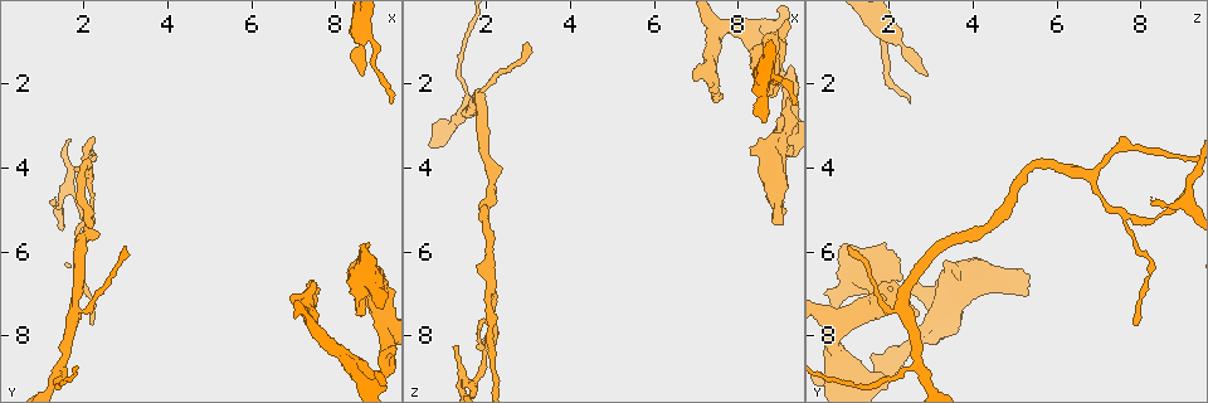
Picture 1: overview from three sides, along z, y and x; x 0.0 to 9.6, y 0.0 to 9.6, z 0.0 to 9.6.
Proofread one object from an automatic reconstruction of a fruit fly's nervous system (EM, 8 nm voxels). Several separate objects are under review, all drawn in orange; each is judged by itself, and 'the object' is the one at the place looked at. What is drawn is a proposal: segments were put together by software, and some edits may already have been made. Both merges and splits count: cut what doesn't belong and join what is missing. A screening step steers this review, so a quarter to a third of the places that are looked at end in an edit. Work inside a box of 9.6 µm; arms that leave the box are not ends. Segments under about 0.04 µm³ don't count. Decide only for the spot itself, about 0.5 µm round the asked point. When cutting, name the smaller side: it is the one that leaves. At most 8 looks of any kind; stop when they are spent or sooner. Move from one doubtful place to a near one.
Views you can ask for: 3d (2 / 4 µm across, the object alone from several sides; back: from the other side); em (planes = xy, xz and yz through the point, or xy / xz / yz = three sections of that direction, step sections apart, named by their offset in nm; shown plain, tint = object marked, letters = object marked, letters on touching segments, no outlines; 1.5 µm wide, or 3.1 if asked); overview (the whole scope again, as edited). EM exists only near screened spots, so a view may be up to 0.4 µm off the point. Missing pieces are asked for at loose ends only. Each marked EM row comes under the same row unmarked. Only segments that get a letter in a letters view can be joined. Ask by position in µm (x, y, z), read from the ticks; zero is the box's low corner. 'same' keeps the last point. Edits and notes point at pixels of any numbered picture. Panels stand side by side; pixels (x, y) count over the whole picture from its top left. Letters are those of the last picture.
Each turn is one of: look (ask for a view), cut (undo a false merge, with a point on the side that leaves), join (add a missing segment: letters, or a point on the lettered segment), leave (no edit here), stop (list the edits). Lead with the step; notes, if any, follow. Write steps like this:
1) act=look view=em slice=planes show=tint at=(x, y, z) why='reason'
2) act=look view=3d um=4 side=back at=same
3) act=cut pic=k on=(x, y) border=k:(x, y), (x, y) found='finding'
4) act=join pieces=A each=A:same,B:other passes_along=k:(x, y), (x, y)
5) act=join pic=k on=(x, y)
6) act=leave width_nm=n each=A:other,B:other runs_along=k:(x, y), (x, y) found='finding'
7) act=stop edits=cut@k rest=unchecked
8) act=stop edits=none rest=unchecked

act=look view=em slice=xy step=8 show=tint at=(7.50, 8.00, 0.80) why='three arms meet'

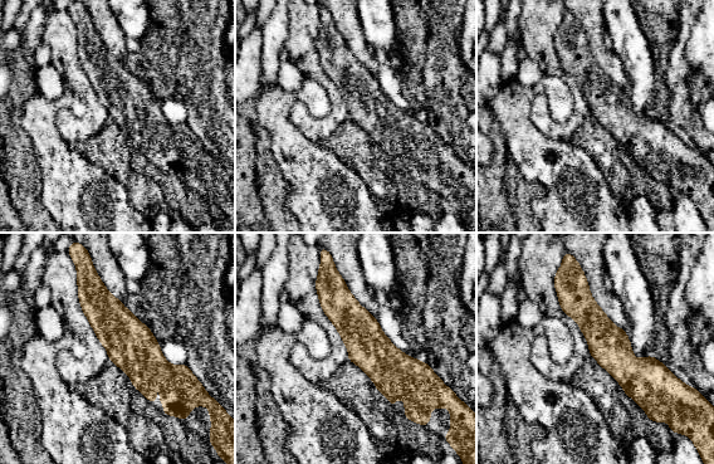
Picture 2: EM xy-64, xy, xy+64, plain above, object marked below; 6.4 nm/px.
act=look view=em slice=planes show=letters at=same why='another direction'

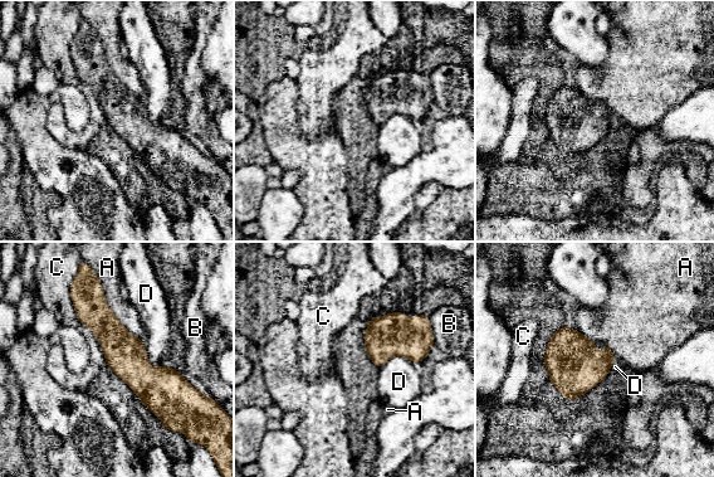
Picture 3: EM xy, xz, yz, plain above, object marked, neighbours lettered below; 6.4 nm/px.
act=leave each=A:other,B:other,C:other,D:other border=3:(69, 287), (106, 364) found='all the same neuron'

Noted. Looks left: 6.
act=look view=3d um=2 at=(8.80, 5.75, 1.95) why='branch stops here'

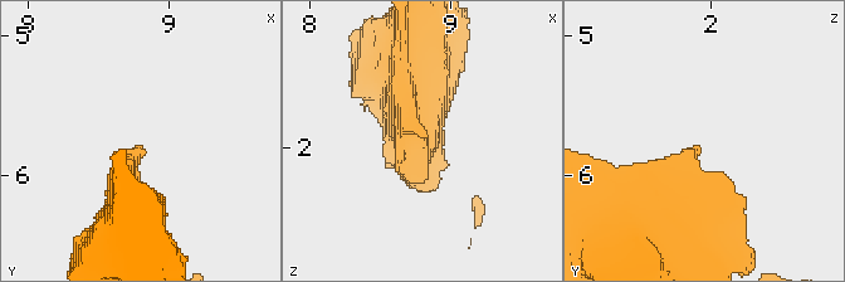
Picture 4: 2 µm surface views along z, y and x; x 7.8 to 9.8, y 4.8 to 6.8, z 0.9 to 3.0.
act=look view=em slice=xz step=8 show=tint at=(8.80, 5.76, 1.88)

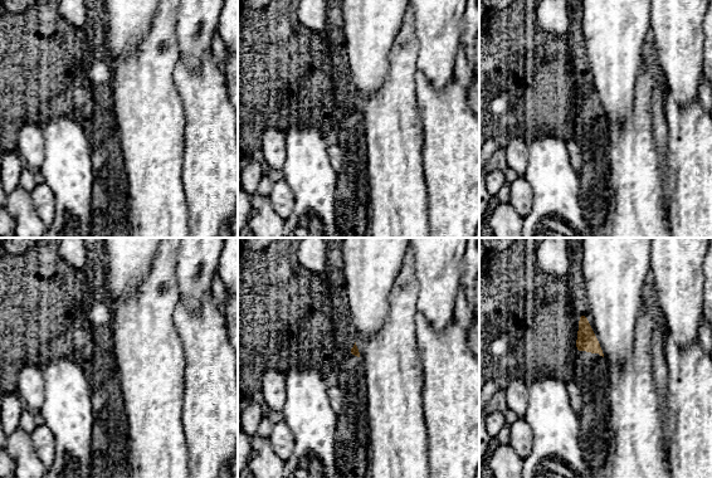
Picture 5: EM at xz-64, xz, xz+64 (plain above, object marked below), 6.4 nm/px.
act=look view=em slice=planes show=letters at=same why='cut it another way'

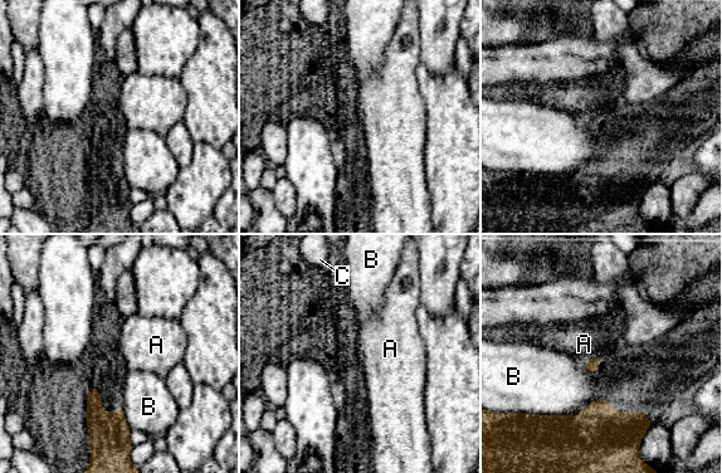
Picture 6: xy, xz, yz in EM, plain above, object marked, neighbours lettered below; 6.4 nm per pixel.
act=leave each=A:other,B:other,C:other border=6:(599, 356), (584, 361) found='none of them fits'

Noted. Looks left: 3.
act=look view=em slice=xy step=4 show=tint at=(9.10, 6.50, 5.30) why='free end'

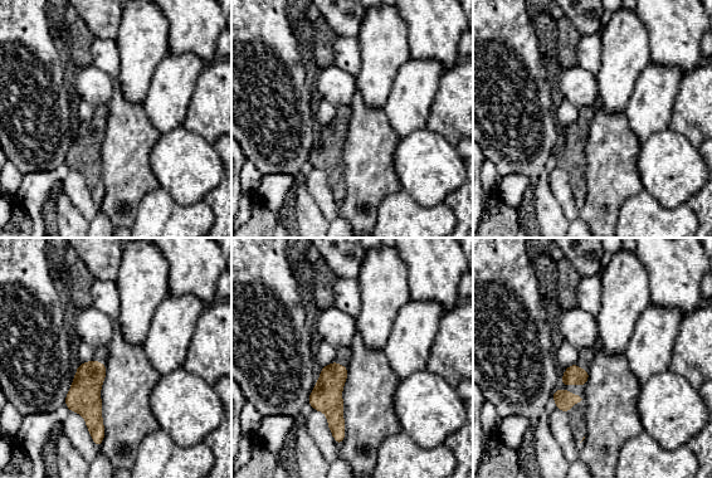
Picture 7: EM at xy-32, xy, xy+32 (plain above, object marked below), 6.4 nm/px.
act=look view=em slice=planes show=letters at=same why='another direction'

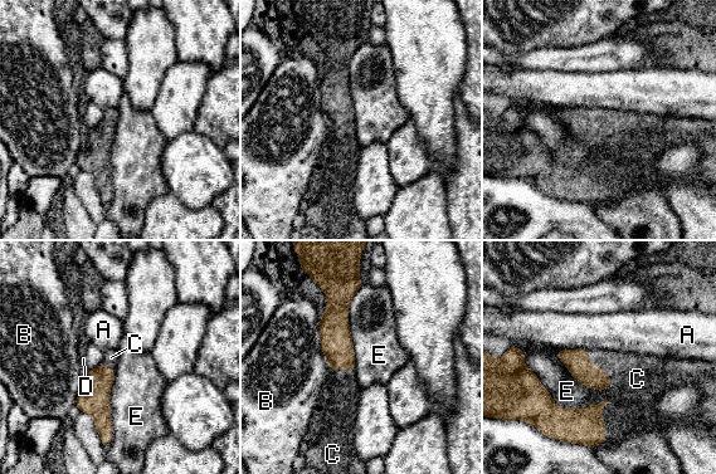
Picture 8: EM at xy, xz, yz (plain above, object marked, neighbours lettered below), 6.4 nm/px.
act=join pieces=C longest_contact=E:650nm each=A:other,B:other,C:same,D:other,E:other found='the neuron continues'

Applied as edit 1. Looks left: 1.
act=stop edits=join@8 rest=unchecked

